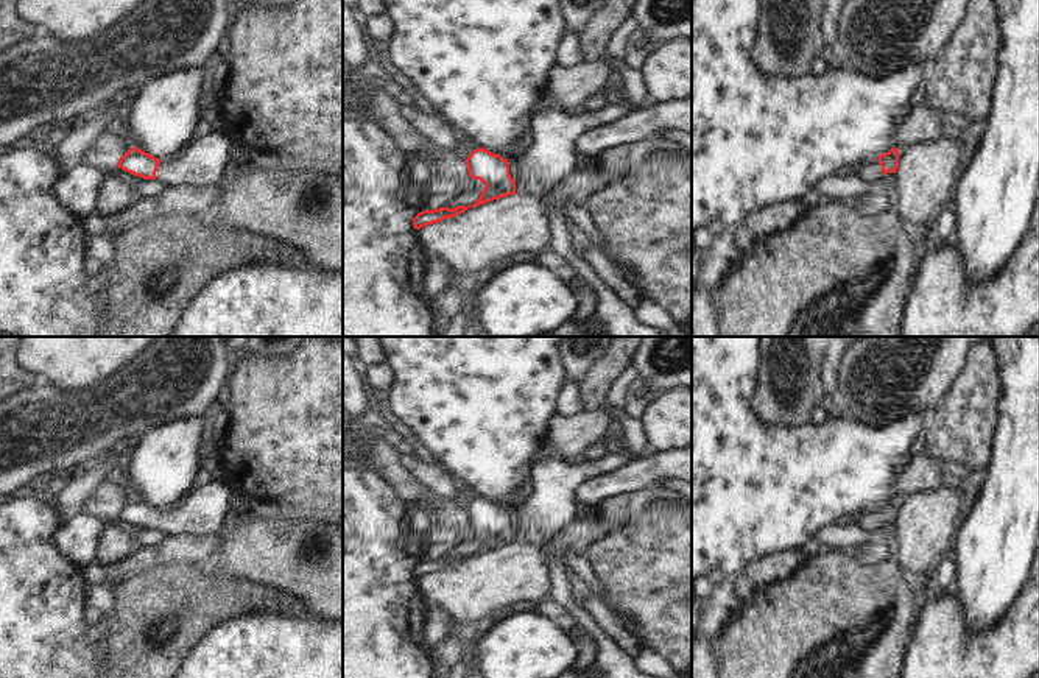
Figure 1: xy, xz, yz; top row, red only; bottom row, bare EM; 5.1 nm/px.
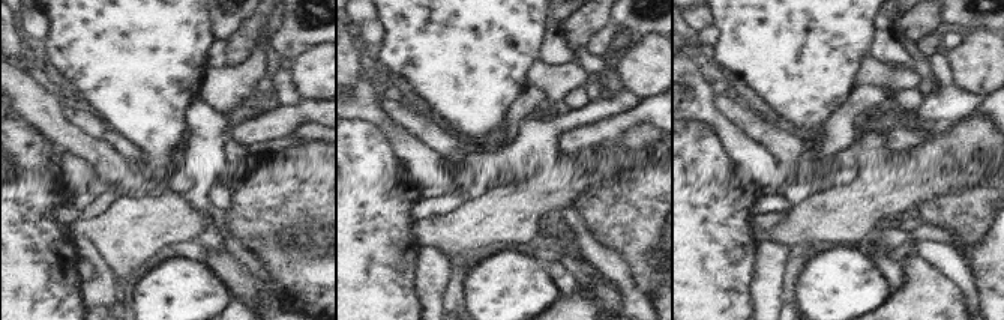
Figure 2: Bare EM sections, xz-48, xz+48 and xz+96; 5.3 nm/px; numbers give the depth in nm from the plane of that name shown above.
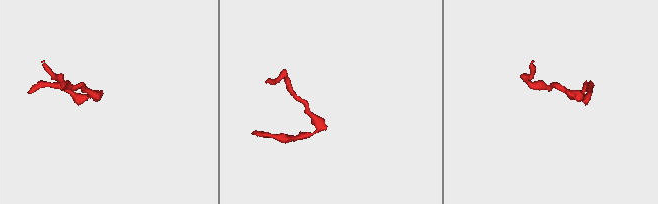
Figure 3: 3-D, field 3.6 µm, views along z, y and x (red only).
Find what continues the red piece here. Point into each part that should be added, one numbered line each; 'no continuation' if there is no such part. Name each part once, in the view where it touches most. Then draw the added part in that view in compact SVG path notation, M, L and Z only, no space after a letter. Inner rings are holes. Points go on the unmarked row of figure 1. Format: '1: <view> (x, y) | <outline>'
1: xz (549, 505) | M612 444L606 455L595 461L569 463L553 455L534 464L528 471L528 493L508 510L511 527L516 535L541 535L544 538L542 547L548 549L555 535L576 516L576 485L614 472L651 452L653 449L646 447L640 455L634 455L620 444Z

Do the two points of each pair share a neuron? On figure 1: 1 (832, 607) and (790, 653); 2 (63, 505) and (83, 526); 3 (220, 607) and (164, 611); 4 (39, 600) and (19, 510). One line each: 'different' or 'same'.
1: same
2: different
3: same
4: same

